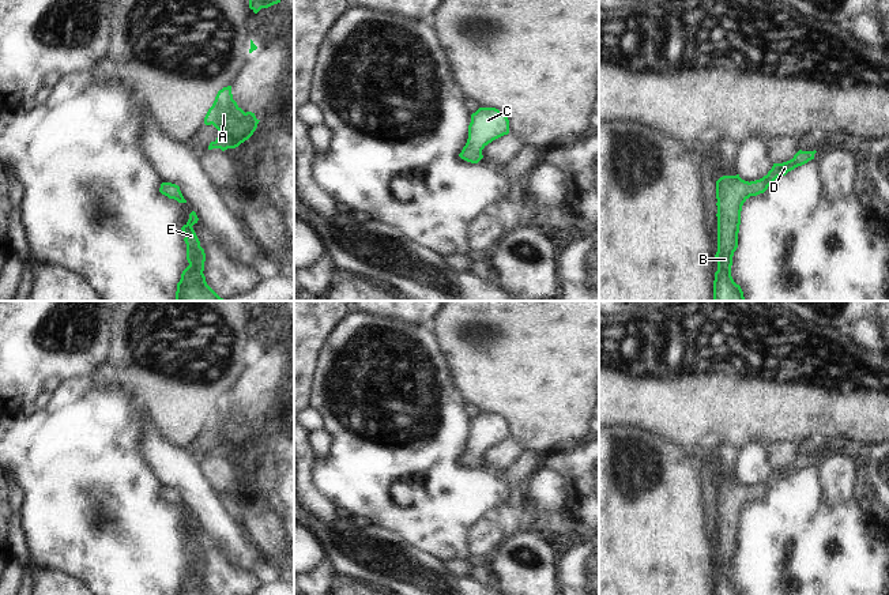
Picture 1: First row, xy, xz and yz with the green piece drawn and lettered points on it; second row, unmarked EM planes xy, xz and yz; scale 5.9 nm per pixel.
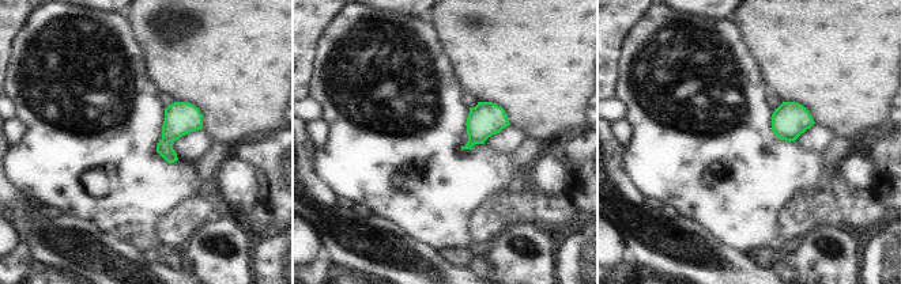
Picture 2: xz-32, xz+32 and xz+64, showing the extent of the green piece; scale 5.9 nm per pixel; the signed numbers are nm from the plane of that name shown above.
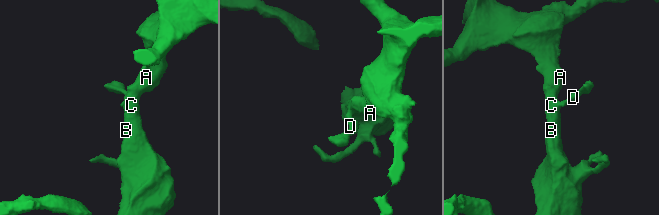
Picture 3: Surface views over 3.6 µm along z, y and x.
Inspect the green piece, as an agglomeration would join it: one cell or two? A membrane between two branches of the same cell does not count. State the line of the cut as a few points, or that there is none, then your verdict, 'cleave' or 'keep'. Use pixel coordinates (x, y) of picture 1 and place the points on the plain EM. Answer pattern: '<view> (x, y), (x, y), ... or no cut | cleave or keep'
no cut | keep

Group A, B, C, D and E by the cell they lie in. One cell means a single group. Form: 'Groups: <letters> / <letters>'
Groups: A B C D E

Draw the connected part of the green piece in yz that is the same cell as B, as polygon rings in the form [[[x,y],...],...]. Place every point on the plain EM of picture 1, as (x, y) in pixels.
[[[799,455],[792,464],[773,468],[772,474],[760,485],[745,486],[737,481],[723,481],[716,486],[717,504],[717,576],[715,577],[713,595],[742,595],[731,581],[732,561],[738,553],[738,538],[743,508],[750,501],[764,498],[777,483],[798,471],[814,464],[817,456]]]

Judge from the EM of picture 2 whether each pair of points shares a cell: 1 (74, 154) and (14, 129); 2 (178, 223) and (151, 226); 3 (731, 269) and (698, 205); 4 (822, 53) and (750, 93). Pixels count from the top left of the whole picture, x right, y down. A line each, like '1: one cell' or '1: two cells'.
1: two cells
2: two cells
3: two cells
4: two cells

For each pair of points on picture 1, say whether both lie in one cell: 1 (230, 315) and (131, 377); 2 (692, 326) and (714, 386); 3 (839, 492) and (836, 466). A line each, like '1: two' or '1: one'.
1: one
2: one
3: one

